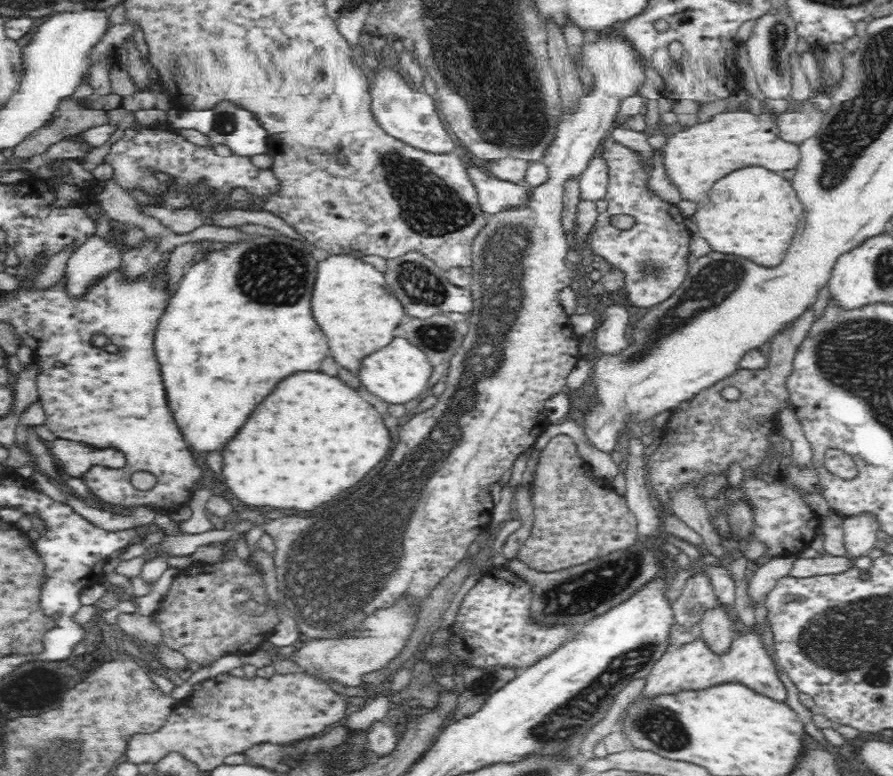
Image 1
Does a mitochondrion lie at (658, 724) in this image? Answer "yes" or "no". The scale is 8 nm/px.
yes

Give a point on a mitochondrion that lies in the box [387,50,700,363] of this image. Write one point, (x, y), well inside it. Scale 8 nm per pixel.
(510, 118)

